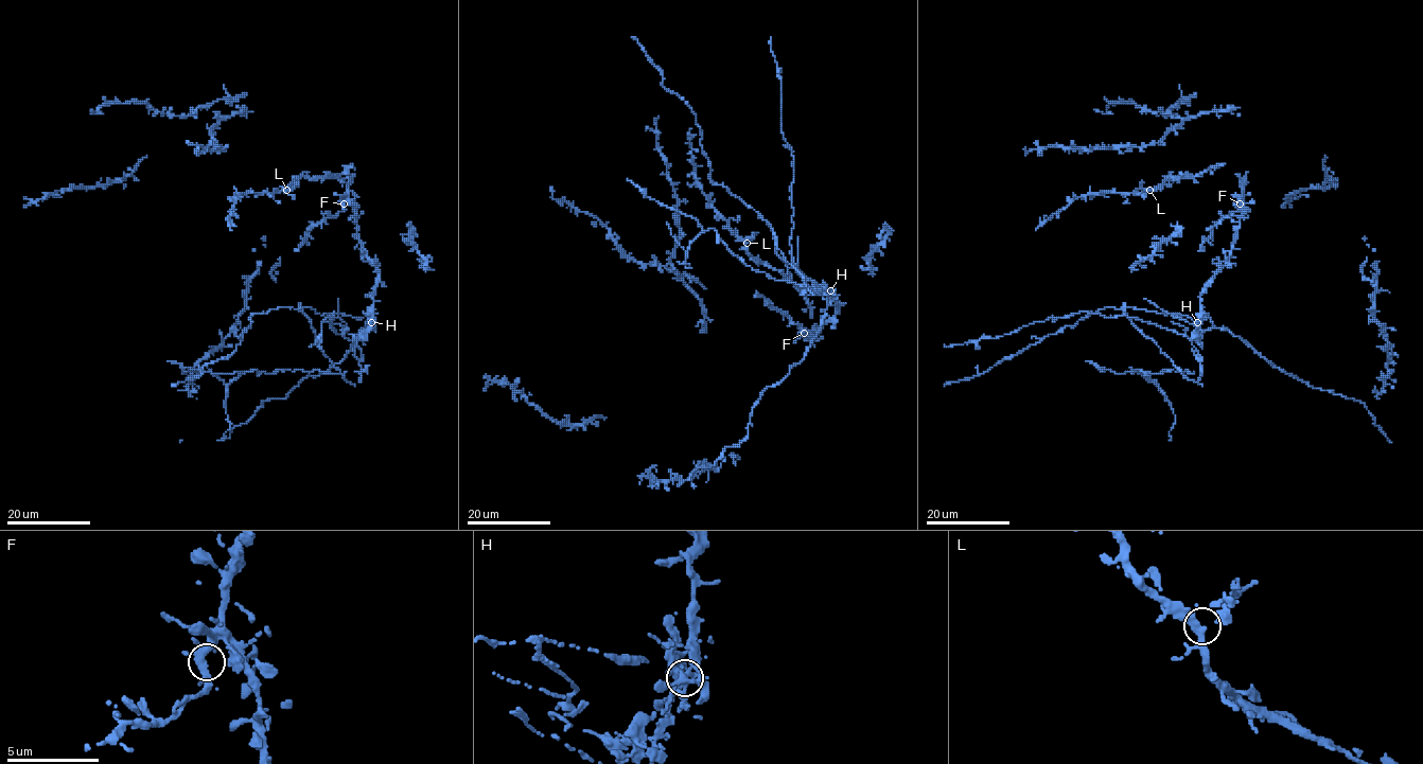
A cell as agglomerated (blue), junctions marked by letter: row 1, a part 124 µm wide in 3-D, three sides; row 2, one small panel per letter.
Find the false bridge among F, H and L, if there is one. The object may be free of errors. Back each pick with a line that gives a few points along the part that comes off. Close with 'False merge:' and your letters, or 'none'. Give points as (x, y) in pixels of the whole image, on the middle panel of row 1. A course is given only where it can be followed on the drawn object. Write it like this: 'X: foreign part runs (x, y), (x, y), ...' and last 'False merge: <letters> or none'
H: foreign part runs (830, 290), (804, 294), (798, 270), (775, 251), (762, 218), (802, 285), (755, 270), (713, 229), (627, 179)
False merge: H

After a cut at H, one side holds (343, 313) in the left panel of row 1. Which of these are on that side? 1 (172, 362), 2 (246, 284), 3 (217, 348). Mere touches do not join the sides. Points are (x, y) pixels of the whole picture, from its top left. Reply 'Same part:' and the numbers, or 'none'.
Same part: 1

